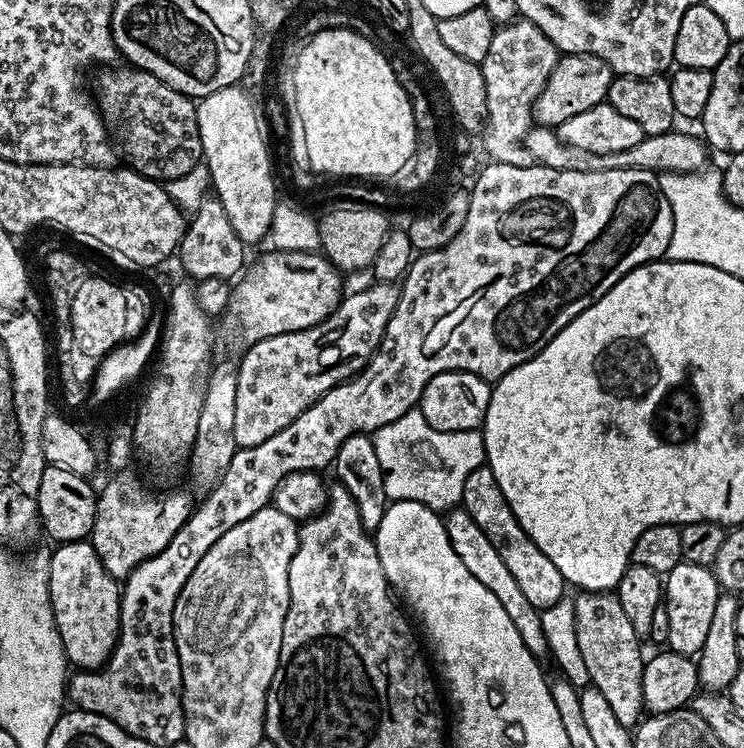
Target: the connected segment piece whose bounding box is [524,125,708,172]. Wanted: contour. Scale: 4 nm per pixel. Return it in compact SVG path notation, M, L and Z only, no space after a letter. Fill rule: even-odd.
M535 125L530 129L524 136L524 148L535 163L546 165L548 168L584 171L640 168L655 172L694 172L705 167L708 154L705 143L698 136L696 138L673 130L662 135L644 137L642 142L630 150L598 155L562 142L560 136L547 125Z

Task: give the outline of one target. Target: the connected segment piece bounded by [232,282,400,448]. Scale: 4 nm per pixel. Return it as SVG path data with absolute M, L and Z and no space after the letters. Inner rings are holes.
M372 282L361 292L352 292L349 296L347 293L318 326L247 345L245 352L248 353L238 360L236 370L238 394L234 394L232 431L236 447L249 448L266 442L278 430L286 430L298 414L318 402L331 388L359 374L378 350L399 297L400 289L395 283Z

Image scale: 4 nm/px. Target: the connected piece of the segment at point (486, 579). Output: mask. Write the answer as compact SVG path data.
M462 506L453 507L443 517L443 522L450 538L450 546L454 546L454 554L458 554L459 560L466 565L466 570L470 570L470 574L474 574L474 578L478 578L478 582L482 582L482 586L486 586L486 590L490 590L490 594L498 598L508 617L514 621L514 627L518 629L522 642L526 642L526 650L530 650L530 654L537 658L547 657L548 643L546 634L542 634L541 609L530 606L530 601L522 595L517 580L510 575L506 562L502 562L502 554L498 554L494 542L490 542L490 538L482 534L478 522L474 522L474 518Z

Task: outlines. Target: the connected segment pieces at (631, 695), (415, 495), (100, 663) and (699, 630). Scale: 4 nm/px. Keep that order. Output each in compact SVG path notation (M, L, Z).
M581 591L572 600L574 626L578 630L578 650L586 661L591 687L602 690L606 703L614 709L618 722L635 729L645 715L642 698L642 674L646 652L640 649L642 638L634 630L630 618L622 611L622 602L612 592Z
M409 414L394 418L392 424L382 426L374 434L378 462L382 462L386 494L390 498L406 498L410 502L422 502L441 514L447 513L450 506L457 503L462 494L464 480L480 467L476 465L476 431L475 432L439 432L426 422L419 414Z
M91 539L56 544L48 563L52 613L69 665L76 670L99 670L108 663L120 633L121 585L102 566Z
M680 563L674 570L666 573L664 580L663 604L668 611L668 644L671 651L683 656L695 657L702 650L702 642L706 642L706 634L710 631L710 622L714 615L714 606L718 606L718 598L722 589L709 566Z

